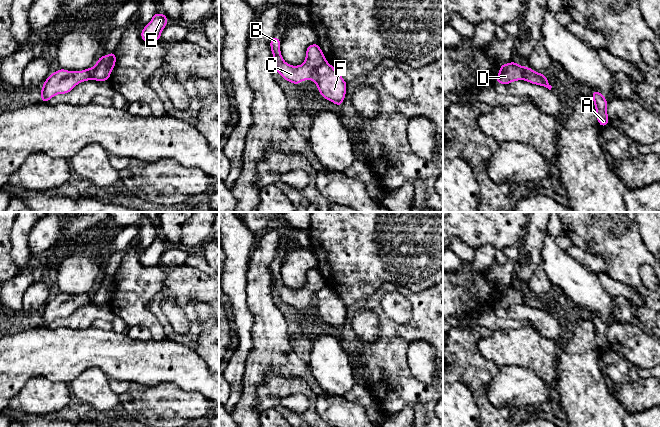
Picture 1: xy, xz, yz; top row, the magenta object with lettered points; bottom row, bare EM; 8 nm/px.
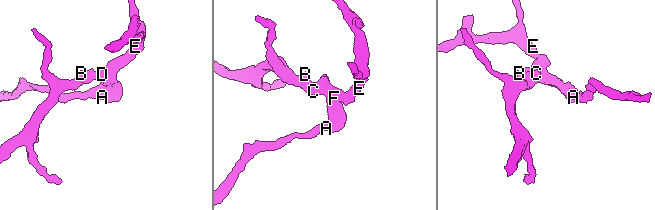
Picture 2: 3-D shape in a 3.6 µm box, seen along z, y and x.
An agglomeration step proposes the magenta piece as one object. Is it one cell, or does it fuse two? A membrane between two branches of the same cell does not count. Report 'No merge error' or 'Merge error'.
Merge error

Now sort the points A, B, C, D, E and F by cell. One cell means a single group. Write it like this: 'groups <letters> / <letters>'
groups A E F / B C D

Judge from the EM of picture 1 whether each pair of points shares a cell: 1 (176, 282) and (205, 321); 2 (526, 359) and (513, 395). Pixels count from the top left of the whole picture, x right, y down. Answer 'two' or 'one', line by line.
1: two
2: two

